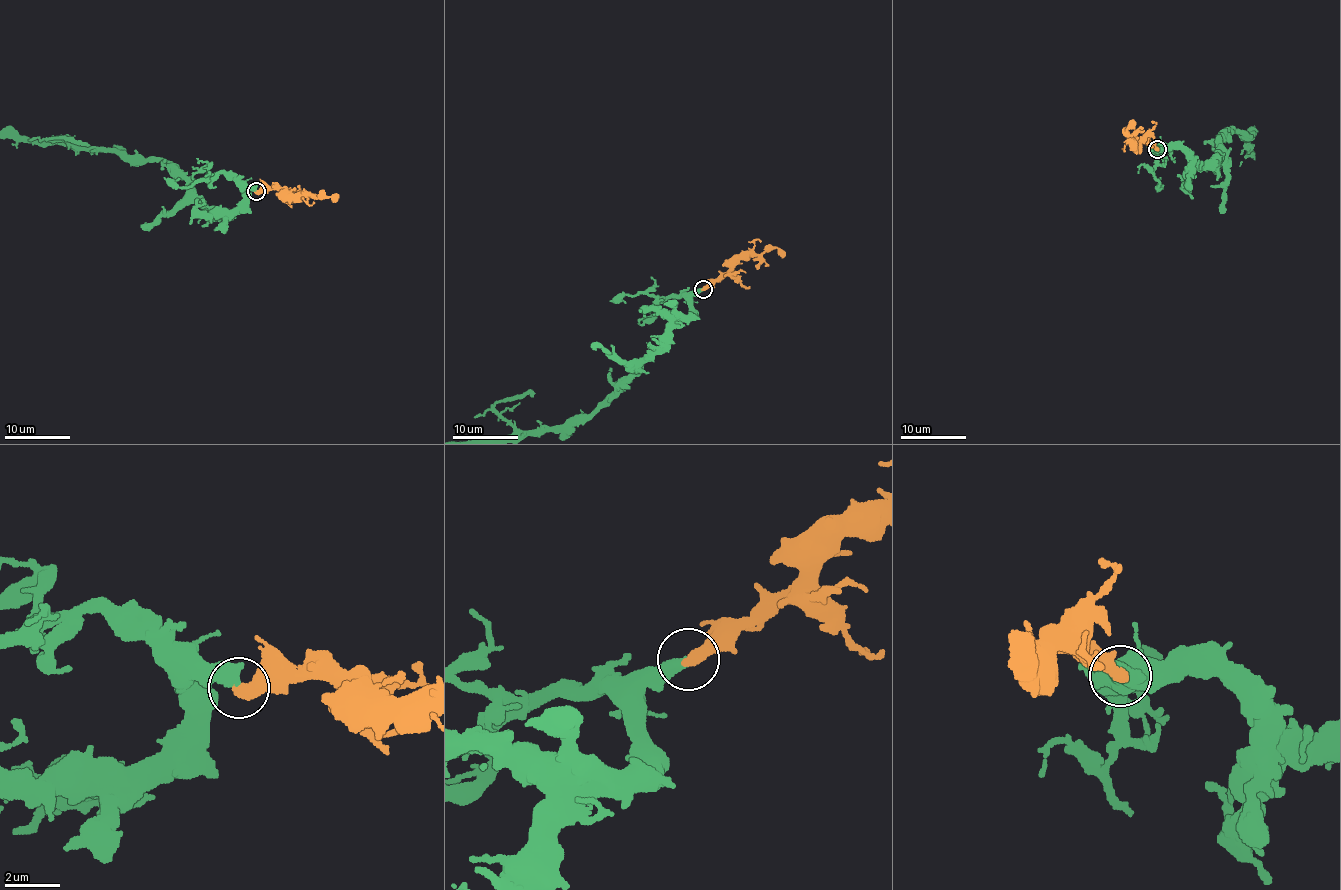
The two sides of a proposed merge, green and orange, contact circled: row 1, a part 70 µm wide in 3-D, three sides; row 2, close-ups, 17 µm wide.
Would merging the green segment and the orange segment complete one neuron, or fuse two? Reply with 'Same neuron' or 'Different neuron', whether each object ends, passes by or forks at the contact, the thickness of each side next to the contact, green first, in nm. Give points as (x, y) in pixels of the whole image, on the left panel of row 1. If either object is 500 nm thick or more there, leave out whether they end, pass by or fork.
Same neuron. At the ring green ends. At the ring orange ends. Thickness 460 nm (green) against 480 nm

